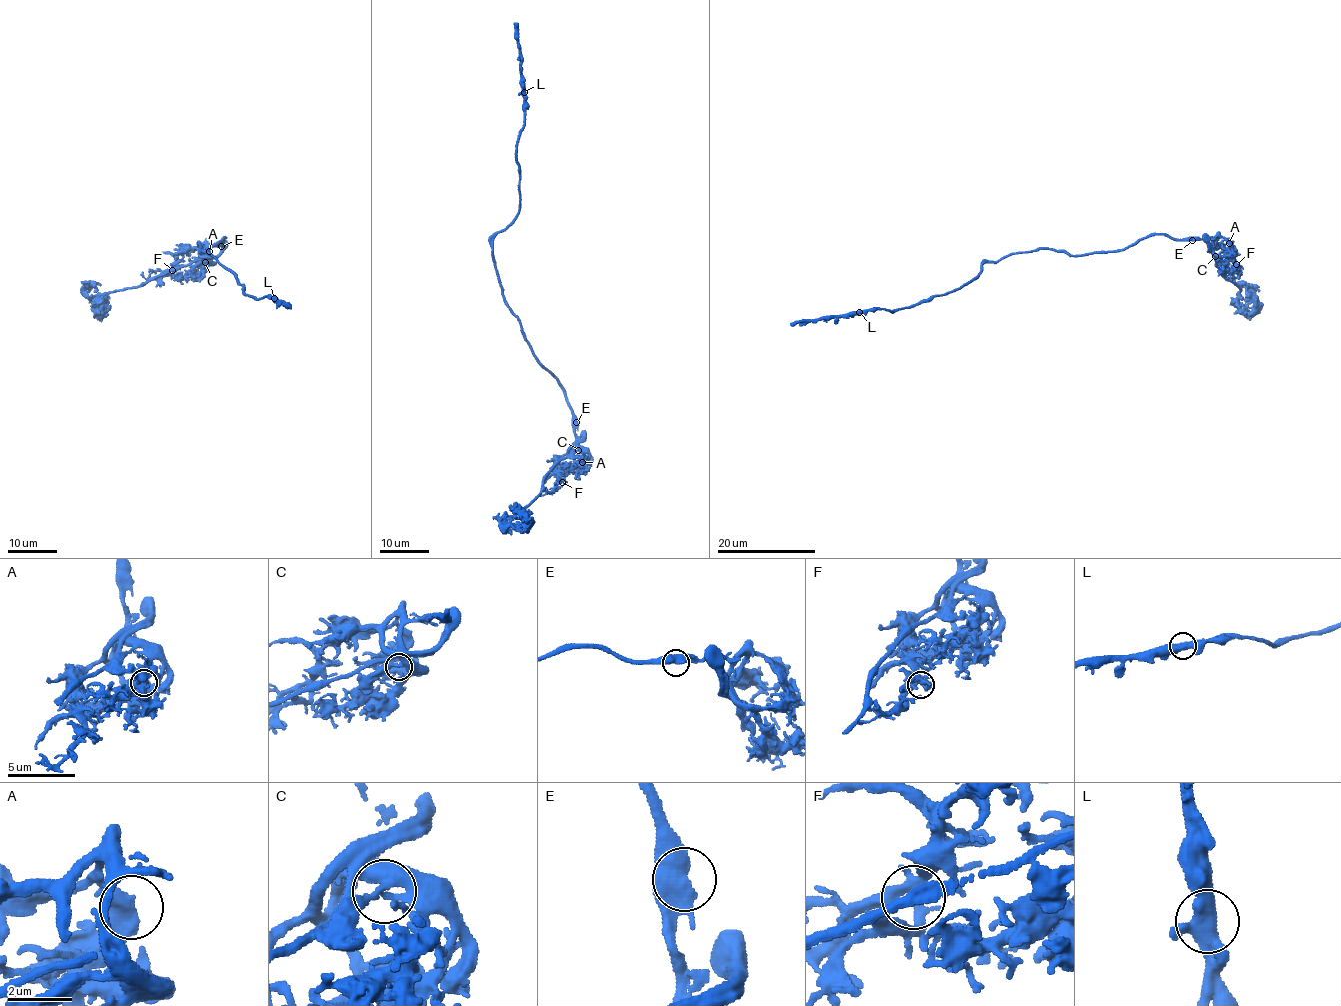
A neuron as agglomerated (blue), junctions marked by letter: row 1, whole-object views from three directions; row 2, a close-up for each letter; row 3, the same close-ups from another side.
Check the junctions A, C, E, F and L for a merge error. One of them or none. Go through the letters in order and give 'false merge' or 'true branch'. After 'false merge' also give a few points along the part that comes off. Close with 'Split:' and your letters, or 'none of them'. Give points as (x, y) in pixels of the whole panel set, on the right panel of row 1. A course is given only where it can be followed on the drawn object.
A: true branch
C: true branch
E: true branch
F: true branch
L: false merge; course (859, 312), (796, 321), (790, 325)
Split: L

